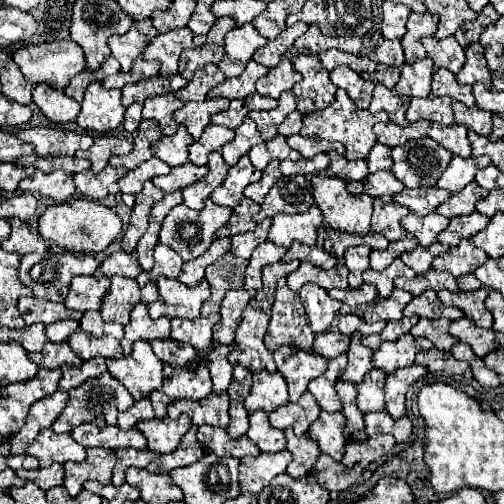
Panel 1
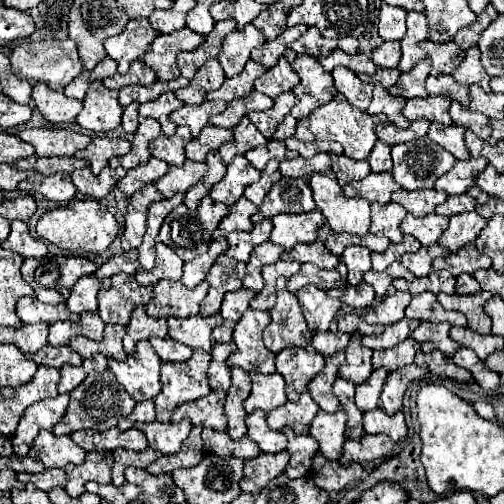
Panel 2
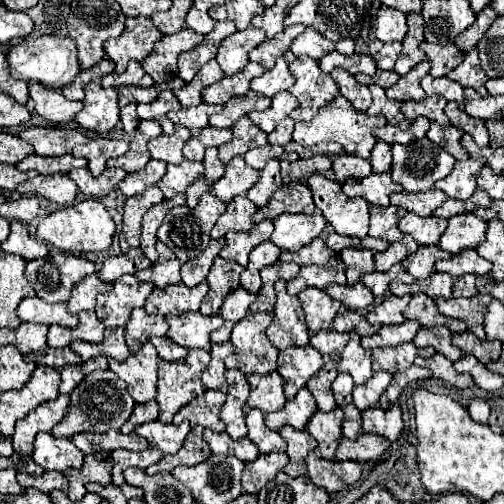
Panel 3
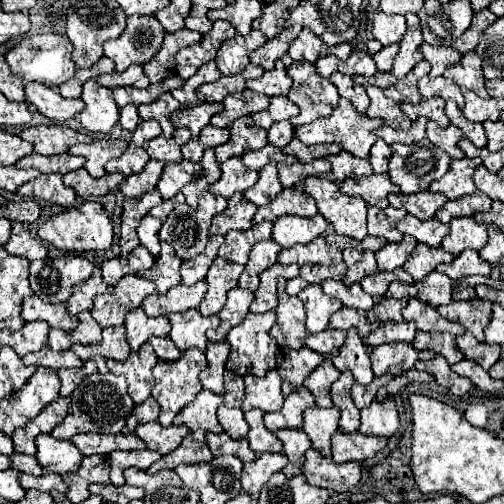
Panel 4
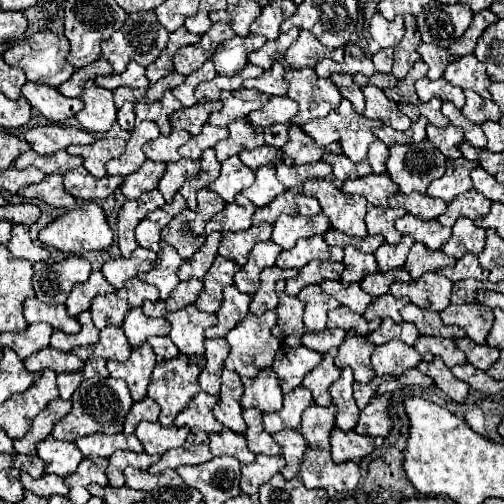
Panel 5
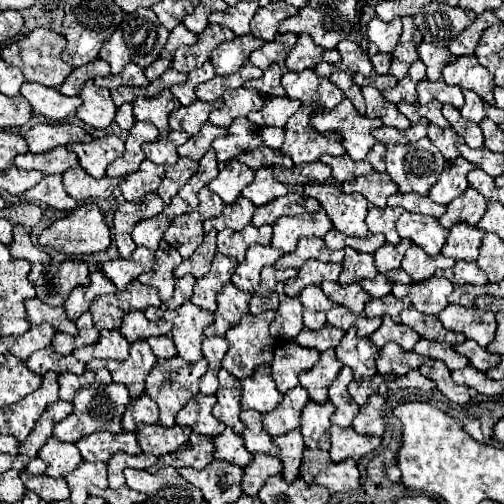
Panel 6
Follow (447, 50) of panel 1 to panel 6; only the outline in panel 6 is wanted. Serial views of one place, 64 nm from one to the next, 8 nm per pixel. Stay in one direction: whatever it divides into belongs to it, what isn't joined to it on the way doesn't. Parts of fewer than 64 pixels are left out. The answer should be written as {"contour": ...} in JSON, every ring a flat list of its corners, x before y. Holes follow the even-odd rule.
{"contour":[[420,42,418,46,418,54,422,58,422,62,426,64,426,76,428,80,438,80,442,76,442,70,446,64,450,64,454,60,452,52,448,48,440,48,440,46,434,46,434,44,426,44,426,42]]}

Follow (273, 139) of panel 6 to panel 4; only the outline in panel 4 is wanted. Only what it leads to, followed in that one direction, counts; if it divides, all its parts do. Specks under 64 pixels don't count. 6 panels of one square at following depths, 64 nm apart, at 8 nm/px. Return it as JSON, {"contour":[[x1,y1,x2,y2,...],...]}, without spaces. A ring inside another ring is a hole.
{"contour":[[290,120,278,122,268,130,268,144,272,144,272,146,284,148,292,140,294,140,294,126,290,124]]}

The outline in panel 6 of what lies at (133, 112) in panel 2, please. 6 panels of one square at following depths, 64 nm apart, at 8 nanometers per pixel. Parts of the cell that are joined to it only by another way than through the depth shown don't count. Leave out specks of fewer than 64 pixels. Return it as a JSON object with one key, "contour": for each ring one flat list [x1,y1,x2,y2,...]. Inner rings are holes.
{"contour":[[132,102,122,104,122,106,118,108,118,112,116,112,116,124,118,124,122,130,130,130,130,128,134,126,134,122,136,122,136,118,134,118,134,114,132,114]]}

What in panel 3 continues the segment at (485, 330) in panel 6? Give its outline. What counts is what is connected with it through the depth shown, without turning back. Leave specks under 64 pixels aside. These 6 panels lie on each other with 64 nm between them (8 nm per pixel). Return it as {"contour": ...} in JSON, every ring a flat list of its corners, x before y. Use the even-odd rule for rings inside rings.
{"contour":[[476,294,472,298,452,298,452,300,436,300,436,306,442,314,460,318,468,324,468,330,474,332,480,340,484,340,484,314,492,296]]}

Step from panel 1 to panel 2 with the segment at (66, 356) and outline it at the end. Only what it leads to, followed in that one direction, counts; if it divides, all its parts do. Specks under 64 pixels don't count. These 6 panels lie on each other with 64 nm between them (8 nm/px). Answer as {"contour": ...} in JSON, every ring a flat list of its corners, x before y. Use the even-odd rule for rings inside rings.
{"contour":[[46,344,44,348,40,348,36,354,28,356,30,360,34,360,40,366,54,366,54,368,62,368,64,364,72,364,72,366,80,366,82,358,68,346,50,346]]}

